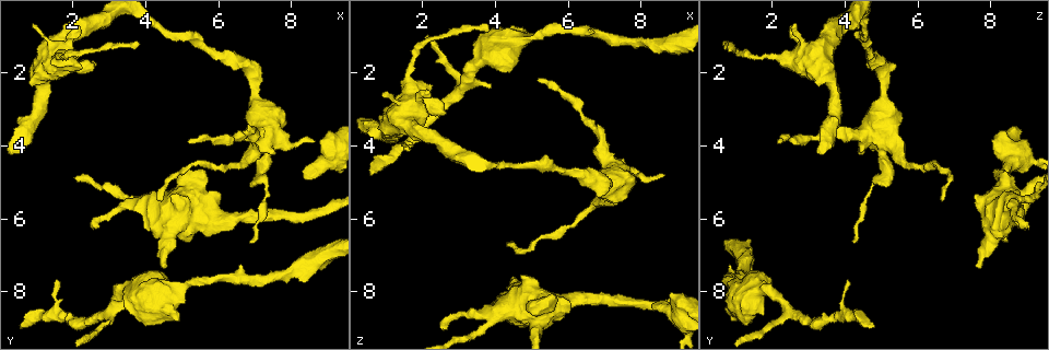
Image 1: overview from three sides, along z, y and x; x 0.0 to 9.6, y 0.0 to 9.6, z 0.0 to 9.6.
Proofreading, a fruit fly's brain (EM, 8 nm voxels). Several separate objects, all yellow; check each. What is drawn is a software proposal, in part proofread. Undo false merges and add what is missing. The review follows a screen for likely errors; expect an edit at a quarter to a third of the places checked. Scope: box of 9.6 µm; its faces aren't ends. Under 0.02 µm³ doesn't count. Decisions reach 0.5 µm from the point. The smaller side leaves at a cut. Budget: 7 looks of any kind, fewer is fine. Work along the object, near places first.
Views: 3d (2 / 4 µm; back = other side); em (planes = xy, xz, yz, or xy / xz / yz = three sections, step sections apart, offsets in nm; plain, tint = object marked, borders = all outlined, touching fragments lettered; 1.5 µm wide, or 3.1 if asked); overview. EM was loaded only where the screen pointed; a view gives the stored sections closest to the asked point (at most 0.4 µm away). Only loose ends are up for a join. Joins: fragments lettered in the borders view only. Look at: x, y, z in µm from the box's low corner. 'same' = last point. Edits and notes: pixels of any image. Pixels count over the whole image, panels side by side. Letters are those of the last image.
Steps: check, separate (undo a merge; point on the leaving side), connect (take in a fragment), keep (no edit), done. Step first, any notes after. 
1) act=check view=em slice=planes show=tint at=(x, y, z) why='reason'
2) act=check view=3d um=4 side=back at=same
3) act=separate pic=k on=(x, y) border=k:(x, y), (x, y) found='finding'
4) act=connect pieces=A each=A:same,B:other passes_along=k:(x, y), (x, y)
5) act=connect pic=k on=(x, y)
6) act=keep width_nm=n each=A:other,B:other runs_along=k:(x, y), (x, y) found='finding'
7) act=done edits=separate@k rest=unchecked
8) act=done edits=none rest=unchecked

act=check view=em slice=xy step=4 show=borders at=(3.70, 1.20, 0.65) why='long arm stops here'

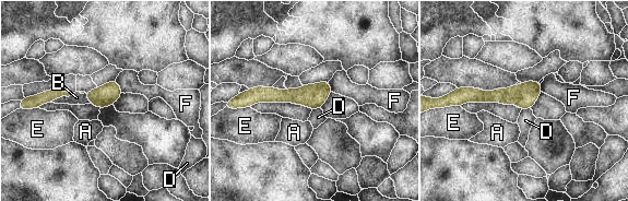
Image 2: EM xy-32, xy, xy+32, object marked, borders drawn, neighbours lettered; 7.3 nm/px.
act=check view=em slice=planes show=borders at=same

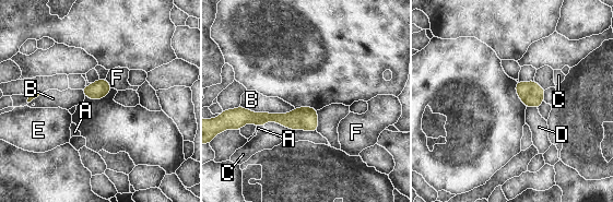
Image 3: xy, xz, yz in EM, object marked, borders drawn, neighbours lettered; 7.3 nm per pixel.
act=keep each=A:other,B:other,C:other,D:other,E:other,F:other runs_along=3:(242, 109), (249, 117), (316, 123) found='none of them fits'

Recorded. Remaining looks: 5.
act=check view=3d um=2 at=(2.20, 1.80, 2.40) why='an open end'

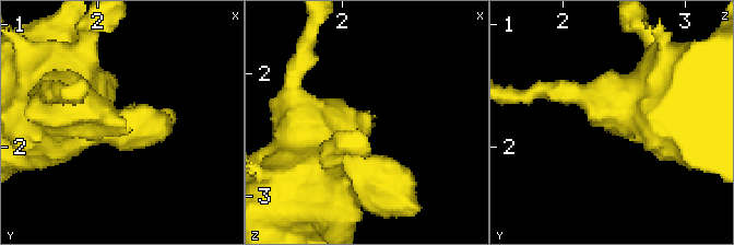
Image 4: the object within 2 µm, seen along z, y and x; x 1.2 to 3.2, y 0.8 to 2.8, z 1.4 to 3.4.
act=check view=em slice=planes show=plain at=(2.22, 1.84, 2.34) why='shape alone is not enough'

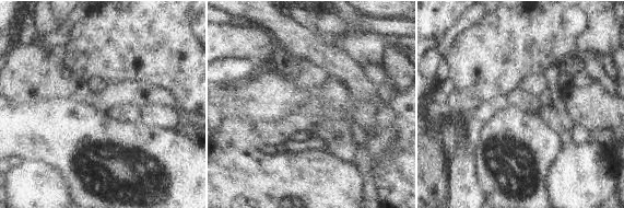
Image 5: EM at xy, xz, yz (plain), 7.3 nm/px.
act=check view=em slice=planes show=borders at=same

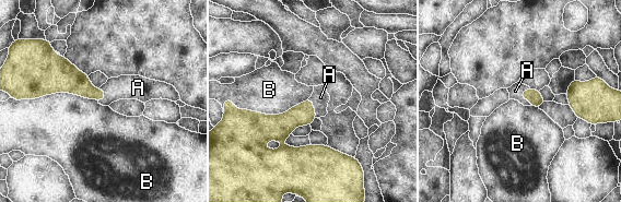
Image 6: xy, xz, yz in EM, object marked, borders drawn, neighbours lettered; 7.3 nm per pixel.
act=connect pieces=A longest_contact=B:500nm each=A:same,B:other passes_along=6:(536, 99), (524, 99), (515, 91) found='the neuron continues'

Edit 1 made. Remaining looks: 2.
act=check view=em slice=planes show=borders at=(4.25, 7.75, 2.00) why='free end'

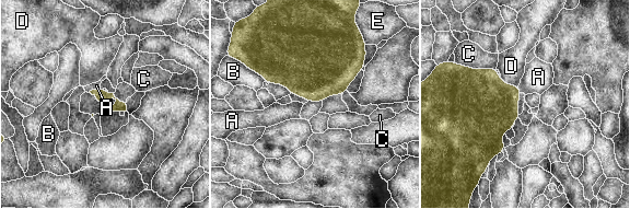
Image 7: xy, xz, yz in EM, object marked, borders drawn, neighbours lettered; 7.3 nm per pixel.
act=keep each=A:other,B:other,C:other,D:other,E:other found='none of them fits'

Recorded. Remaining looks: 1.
act=done edits=connect@6 rest=unchecked

